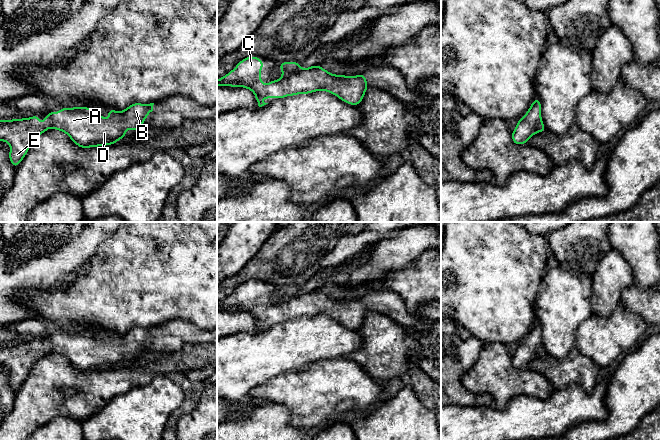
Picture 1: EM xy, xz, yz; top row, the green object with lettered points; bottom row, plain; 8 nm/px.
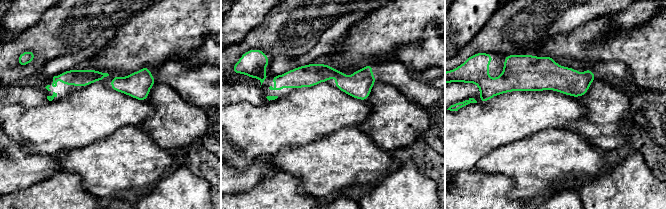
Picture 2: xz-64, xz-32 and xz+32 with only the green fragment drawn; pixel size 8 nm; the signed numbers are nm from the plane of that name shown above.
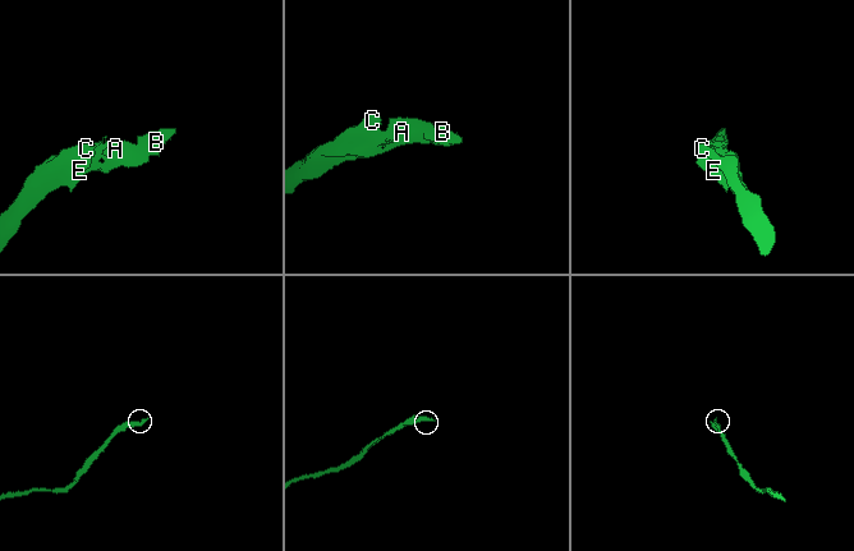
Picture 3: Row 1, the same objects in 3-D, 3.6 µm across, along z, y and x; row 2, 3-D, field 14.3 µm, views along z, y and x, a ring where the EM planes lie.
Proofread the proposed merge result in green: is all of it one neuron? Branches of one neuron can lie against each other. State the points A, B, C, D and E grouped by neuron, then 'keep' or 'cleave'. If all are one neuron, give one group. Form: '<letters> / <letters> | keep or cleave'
A B C D E | keep

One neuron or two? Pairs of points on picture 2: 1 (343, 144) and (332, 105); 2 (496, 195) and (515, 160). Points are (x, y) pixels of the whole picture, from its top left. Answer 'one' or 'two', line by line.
1: two
2: two

